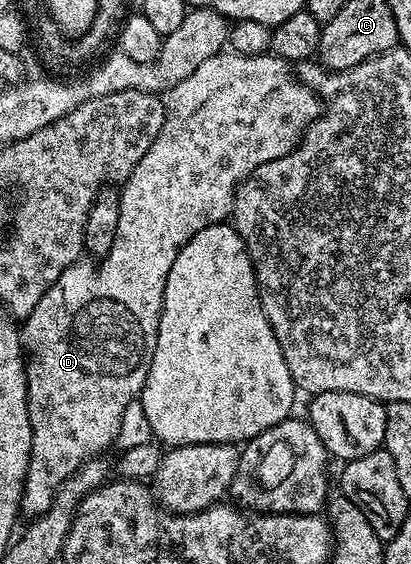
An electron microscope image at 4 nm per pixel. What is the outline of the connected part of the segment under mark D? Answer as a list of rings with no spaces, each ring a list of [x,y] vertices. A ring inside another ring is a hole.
[[[233,51],[217,53],[212,55],[212,59],[200,63],[200,67],[196,67],[196,71],[192,71],[192,75],[188,75],[188,79],[184,79],[184,83],[176,83],[176,87],[172,87],[165,94],[164,104],[166,118],[160,127],[160,135],[156,135],[152,147],[148,147],[148,151],[142,156],[140,163],[136,163],[132,175],[121,186],[118,198],[120,223],[116,227],[116,239],[112,243],[108,255],[101,258],[97,264],[90,259],[79,259],[69,265],[64,271],[64,275],[60,275],[60,279],[56,279],[56,283],[52,283],[52,287],[48,287],[48,291],[44,291],[44,295],[40,299],[40,303],[36,303],[32,315],[28,315],[21,322],[22,352],[26,358],[26,382],[28,383],[28,419],[32,423],[32,451],[28,459],[28,475],[24,479],[22,488],[20,513],[23,518],[33,519],[44,515],[44,511],[48,511],[54,506],[54,496],[58,488],[73,473],[78,472],[79,467],[85,461],[91,461],[92,458],[105,454],[105,449],[117,442],[120,435],[120,419],[124,416],[124,407],[128,407],[128,403],[139,400],[144,383],[148,379],[148,371],[152,367],[152,355],[156,351],[156,335],[162,314],[164,287],[168,279],[168,271],[172,271],[172,263],[176,263],[176,255],[180,255],[182,248],[197,233],[204,231],[204,227],[223,224],[229,218],[226,216],[234,209],[234,192],[238,189],[238,181],[245,182],[253,177],[255,171],[264,163],[268,163],[272,159],[280,159],[293,149],[298,148],[306,129],[324,112],[324,106],[317,92],[311,86],[298,80],[291,62],[273,55],[249,57]]]

